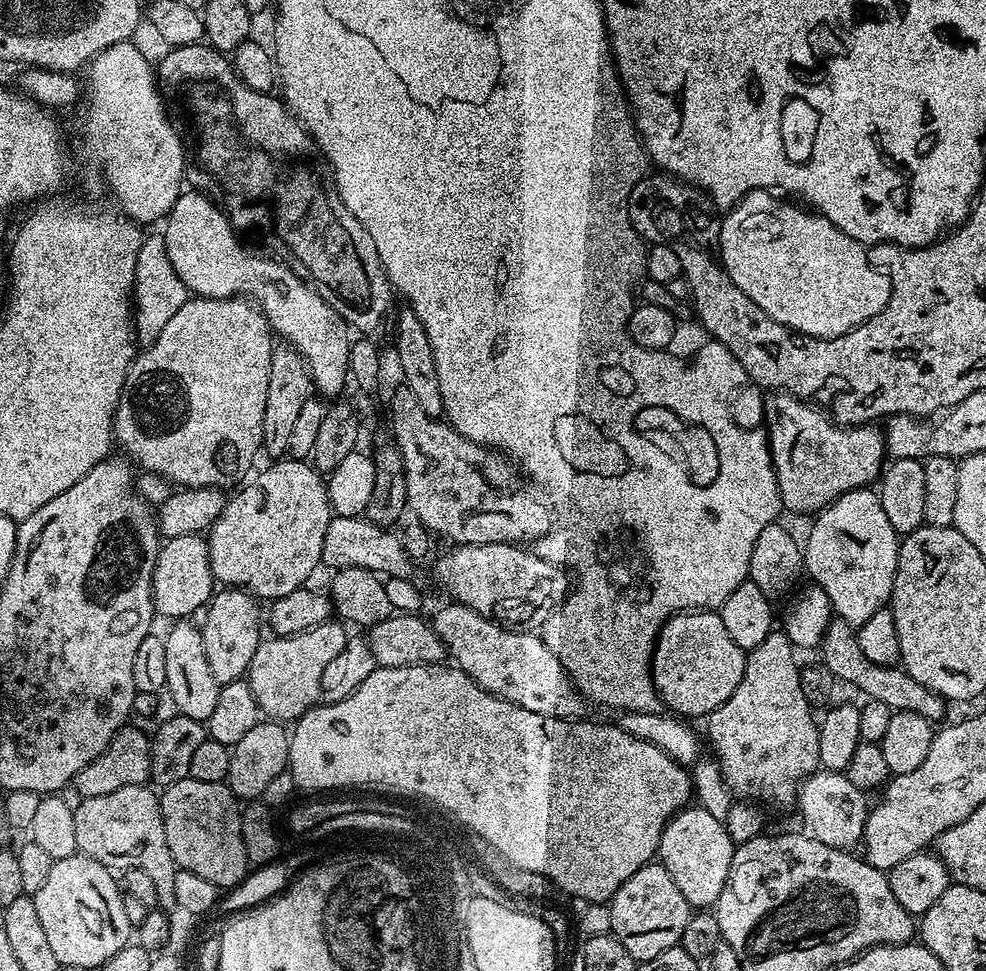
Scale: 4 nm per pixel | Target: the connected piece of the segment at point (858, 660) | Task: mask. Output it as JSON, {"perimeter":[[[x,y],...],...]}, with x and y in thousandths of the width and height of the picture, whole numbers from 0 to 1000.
{"perimeter":[[[846,636],[841,641],[841,647],[837,651],[836,659],[830,666],[834,682],[842,690],[842,694],[848,696],[853,705],[861,704],[873,713],[873,718],[890,723],[899,723],[906,733],[926,733],[935,735],[935,739],[946,744],[953,744],[958,740],[957,728],[959,722],[947,711],[935,706],[935,702],[927,702],[923,694],[913,686],[890,686],[890,682],[882,682],[878,674],[874,674],[874,665],[870,665],[868,656],[869,648],[858,640]]]}

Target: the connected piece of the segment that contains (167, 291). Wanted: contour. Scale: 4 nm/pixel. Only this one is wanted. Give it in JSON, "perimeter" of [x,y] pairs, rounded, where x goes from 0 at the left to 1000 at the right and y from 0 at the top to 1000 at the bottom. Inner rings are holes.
{"perimeter":[[[163,238],[150,242],[143,248],[140,266],[137,268],[137,295],[135,297],[136,329],[135,338],[138,353],[145,359],[160,350],[164,339],[185,317],[193,302],[184,286],[176,279],[168,261],[168,249]]]}

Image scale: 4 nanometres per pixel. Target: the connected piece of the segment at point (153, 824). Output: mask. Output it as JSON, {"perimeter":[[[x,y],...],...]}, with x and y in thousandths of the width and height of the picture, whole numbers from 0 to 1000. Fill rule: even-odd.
{"perimeter":[[[145,807],[124,809],[116,818],[99,818],[99,822],[84,821],[75,832],[75,863],[82,878],[115,896],[139,894],[156,904],[160,917],[158,931],[163,936],[178,935],[176,900],[181,896],[178,885],[168,871],[166,843],[162,837],[162,820]]]}

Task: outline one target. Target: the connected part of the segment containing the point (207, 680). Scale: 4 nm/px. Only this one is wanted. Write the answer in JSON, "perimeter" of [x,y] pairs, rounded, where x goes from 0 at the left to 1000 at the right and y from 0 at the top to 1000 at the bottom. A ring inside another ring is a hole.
{"perimeter":[[[181,639],[175,643],[177,644],[166,655],[166,664],[168,665],[167,712],[169,716],[172,715],[182,736],[208,745],[212,737],[217,735],[225,709],[213,690],[203,647],[200,644],[195,644],[195,641],[191,639]]]}

